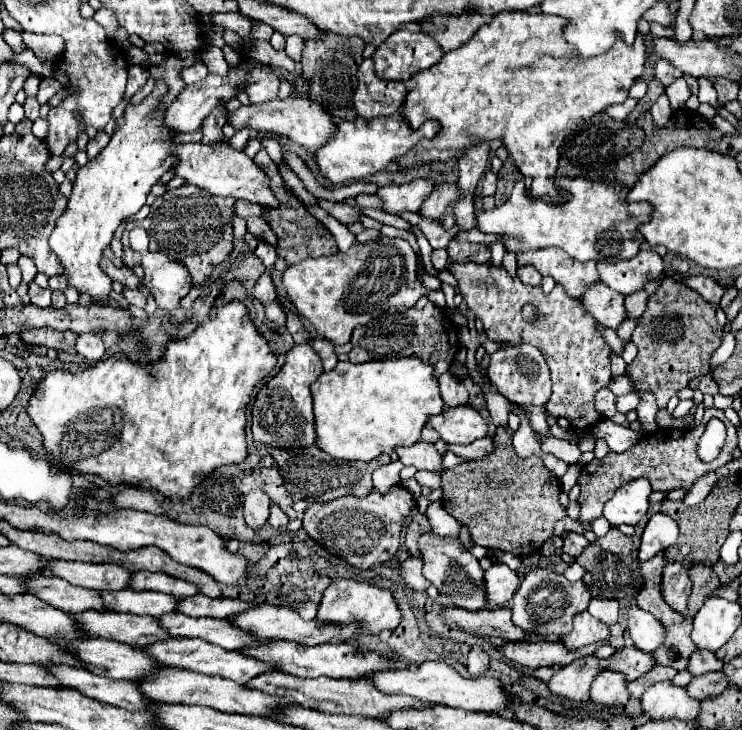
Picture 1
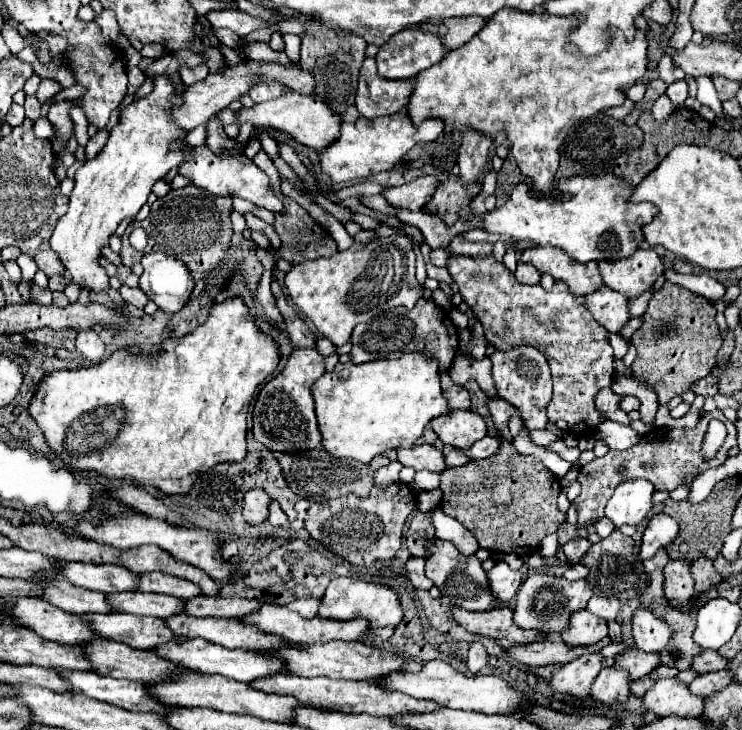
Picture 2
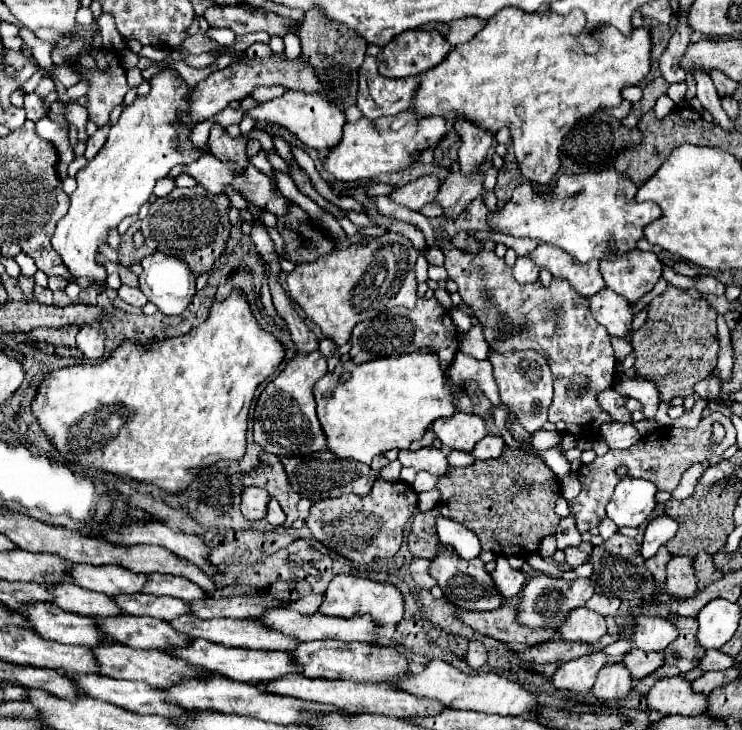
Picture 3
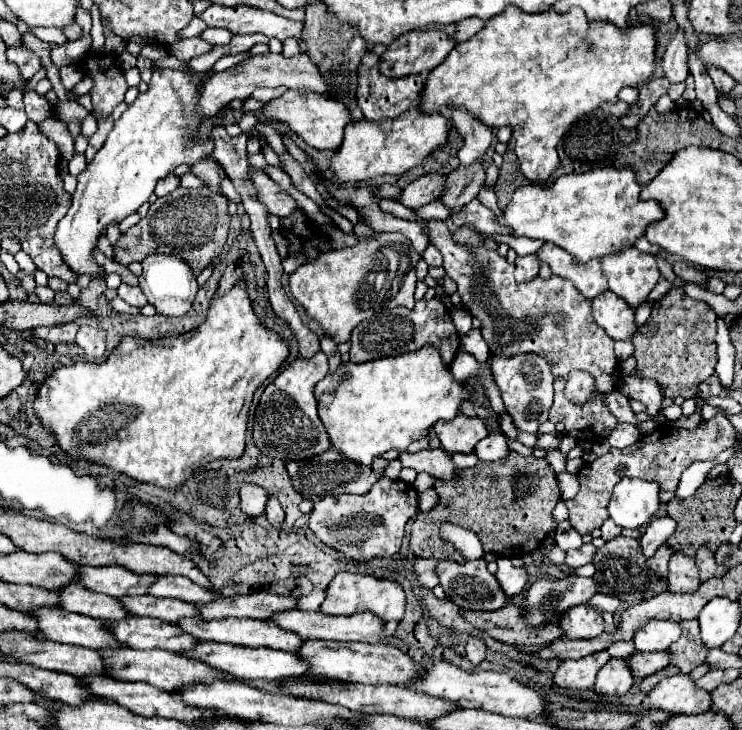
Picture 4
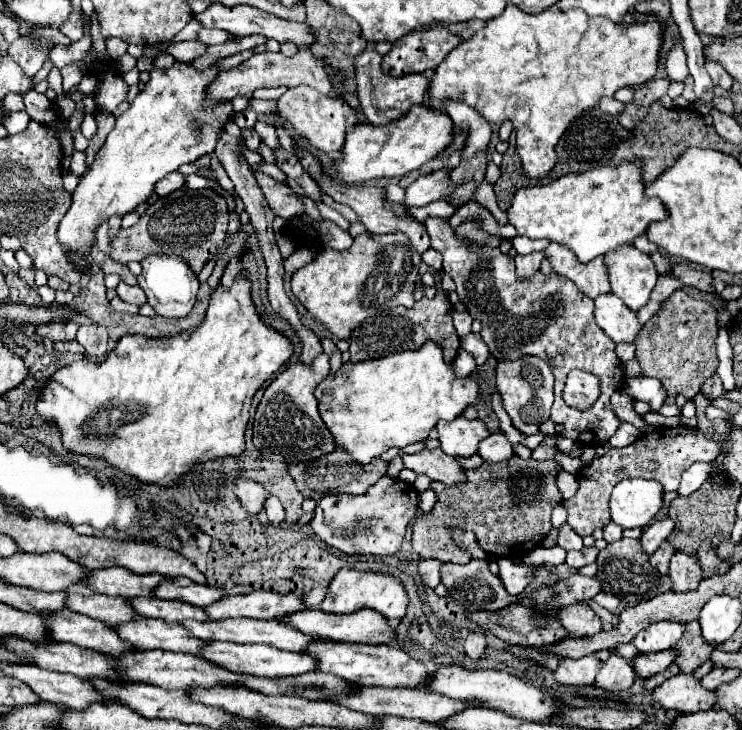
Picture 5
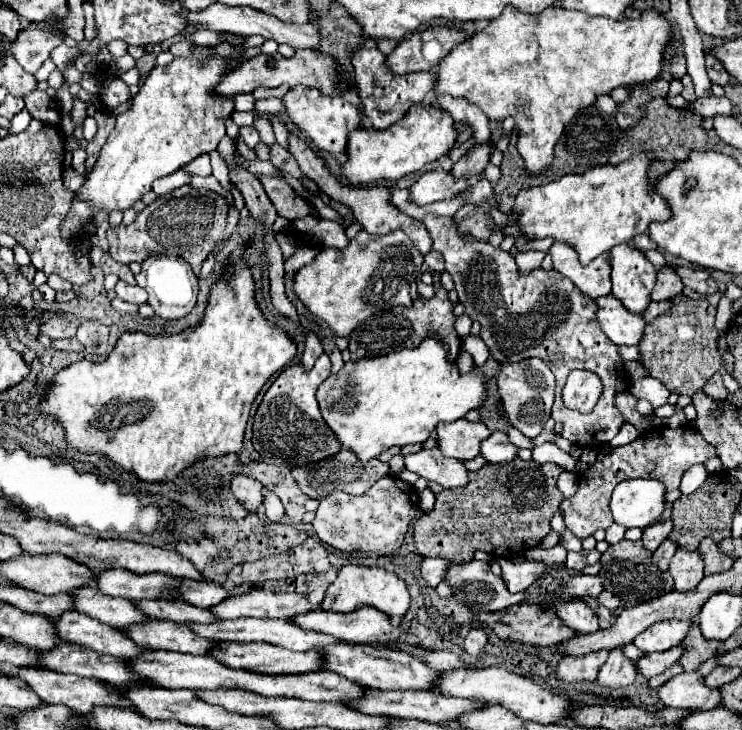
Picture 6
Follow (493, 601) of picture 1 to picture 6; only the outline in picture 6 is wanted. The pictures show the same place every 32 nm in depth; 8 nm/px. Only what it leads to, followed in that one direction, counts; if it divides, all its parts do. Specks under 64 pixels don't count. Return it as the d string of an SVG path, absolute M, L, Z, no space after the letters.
M500 558L498 564L502 566L502 578L508 586L510 592L524 592L528 590L538 578L546 576L552 568L562 568L562 564L548 564L548 562L538 562L538 560L524 560L520 564L514 564L506 558Z

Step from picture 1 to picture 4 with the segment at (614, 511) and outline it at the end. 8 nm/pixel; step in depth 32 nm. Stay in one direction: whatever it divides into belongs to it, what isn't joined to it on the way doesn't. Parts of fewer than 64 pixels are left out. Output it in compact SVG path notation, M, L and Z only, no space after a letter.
M624 478L614 486L608 512L622 528L640 528L660 508L660 484L642 478Z

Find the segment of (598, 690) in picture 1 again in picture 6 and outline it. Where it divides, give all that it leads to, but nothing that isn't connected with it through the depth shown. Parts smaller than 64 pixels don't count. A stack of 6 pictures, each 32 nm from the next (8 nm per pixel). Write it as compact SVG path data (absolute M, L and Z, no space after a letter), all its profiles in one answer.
M614 648L610 650L608 660L602 664L600 672L598 672L598 682L610 688L620 688L620 686L628 686L634 682L636 676L636 666L632 660L628 660L622 652L622 648Z

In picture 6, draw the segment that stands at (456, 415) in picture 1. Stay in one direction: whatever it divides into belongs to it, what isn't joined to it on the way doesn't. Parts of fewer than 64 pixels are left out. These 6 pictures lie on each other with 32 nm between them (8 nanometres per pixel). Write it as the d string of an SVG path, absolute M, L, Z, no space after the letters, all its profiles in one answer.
M456 420L438 424L438 448L442 456L456 460L472 460L480 454L480 442L490 436L490 430L482 422Z

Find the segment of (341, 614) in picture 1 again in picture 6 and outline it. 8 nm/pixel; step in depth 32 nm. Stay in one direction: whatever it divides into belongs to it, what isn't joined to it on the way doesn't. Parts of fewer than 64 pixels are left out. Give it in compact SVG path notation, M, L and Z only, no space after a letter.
M348 564L340 570L338 578L328 586L322 608L332 610L332 612L352 612L362 606L374 606L374 608L386 612L388 616L404 616L410 606L408 586L400 576L386 572L384 568L368 568L368 566Z

